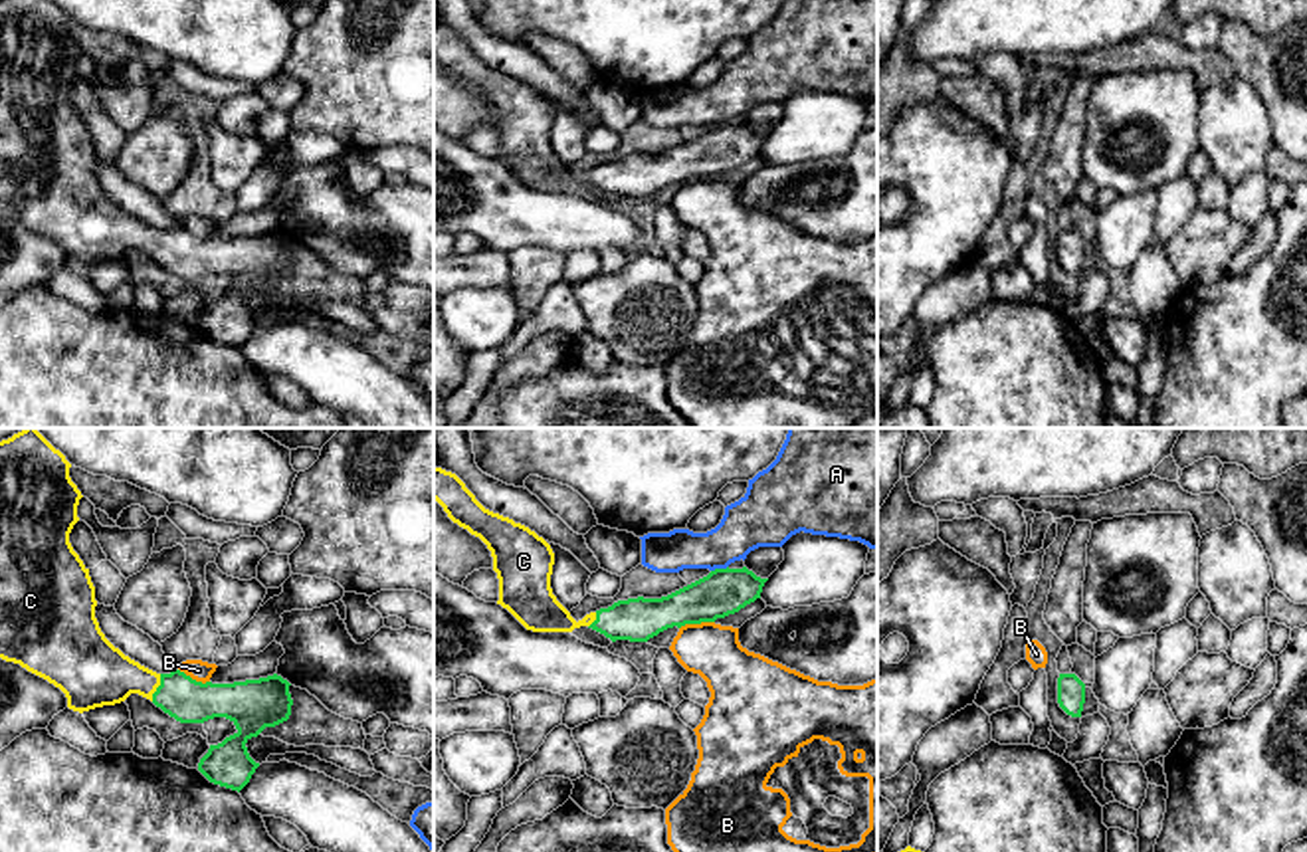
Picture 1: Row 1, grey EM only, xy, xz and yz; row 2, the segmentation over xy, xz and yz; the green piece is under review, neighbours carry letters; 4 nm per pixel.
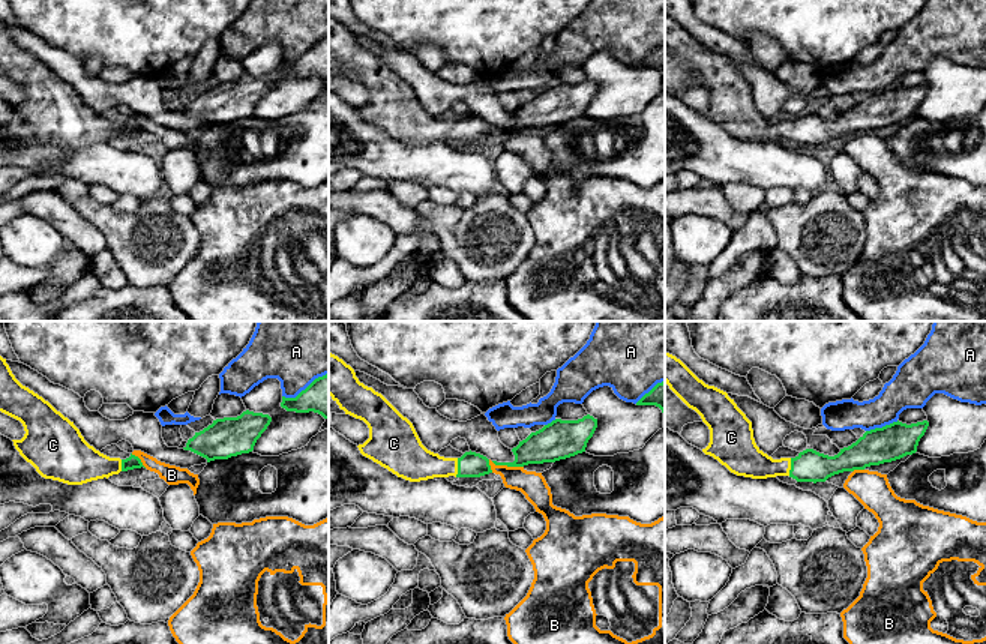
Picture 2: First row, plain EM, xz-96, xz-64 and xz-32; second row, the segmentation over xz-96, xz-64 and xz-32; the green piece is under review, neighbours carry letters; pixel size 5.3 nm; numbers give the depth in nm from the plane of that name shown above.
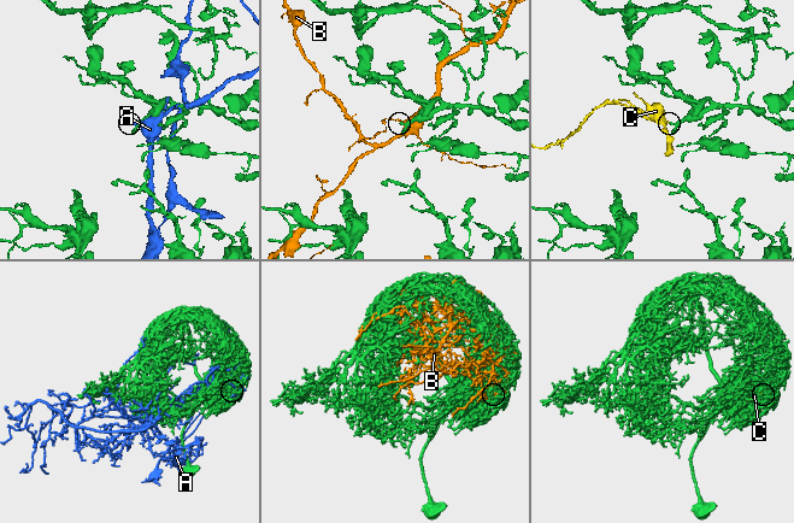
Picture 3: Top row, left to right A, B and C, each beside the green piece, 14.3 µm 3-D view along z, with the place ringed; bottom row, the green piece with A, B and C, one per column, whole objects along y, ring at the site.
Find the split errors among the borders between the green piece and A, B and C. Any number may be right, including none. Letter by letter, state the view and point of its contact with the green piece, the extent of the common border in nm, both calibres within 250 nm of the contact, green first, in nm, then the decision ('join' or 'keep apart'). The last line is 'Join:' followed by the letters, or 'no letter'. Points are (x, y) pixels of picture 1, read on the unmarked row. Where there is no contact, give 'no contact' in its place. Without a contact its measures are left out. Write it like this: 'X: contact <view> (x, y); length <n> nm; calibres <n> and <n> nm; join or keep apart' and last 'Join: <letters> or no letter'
A: contact xz (719, 125); length 80 nm; calibres 190 and 220 nm; keep apart
B: contact xz (696, 179); length 150 nm; calibres 190 and 220 nm; keep apart
C: contact xy (157, 244); length 120 nm; calibres 180 and 260 nm; join
Join: C

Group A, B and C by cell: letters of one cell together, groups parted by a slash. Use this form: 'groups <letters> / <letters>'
groups A / B / C

